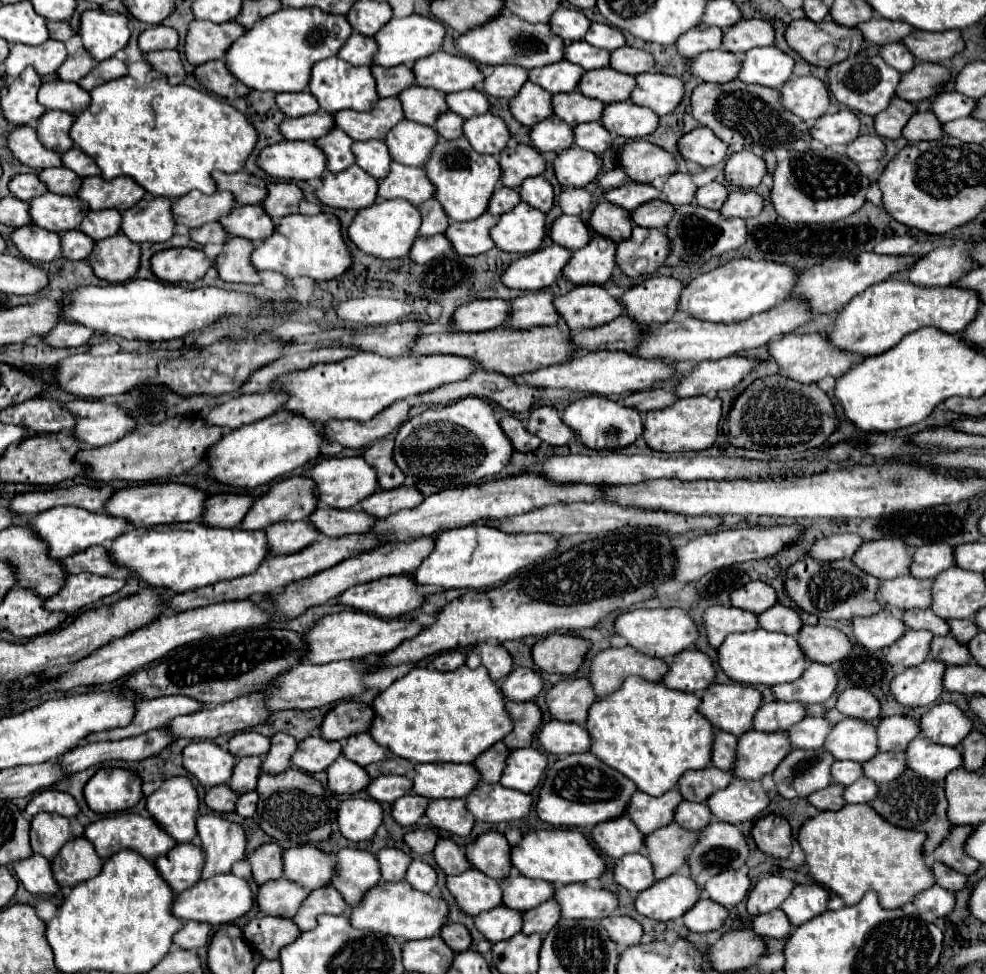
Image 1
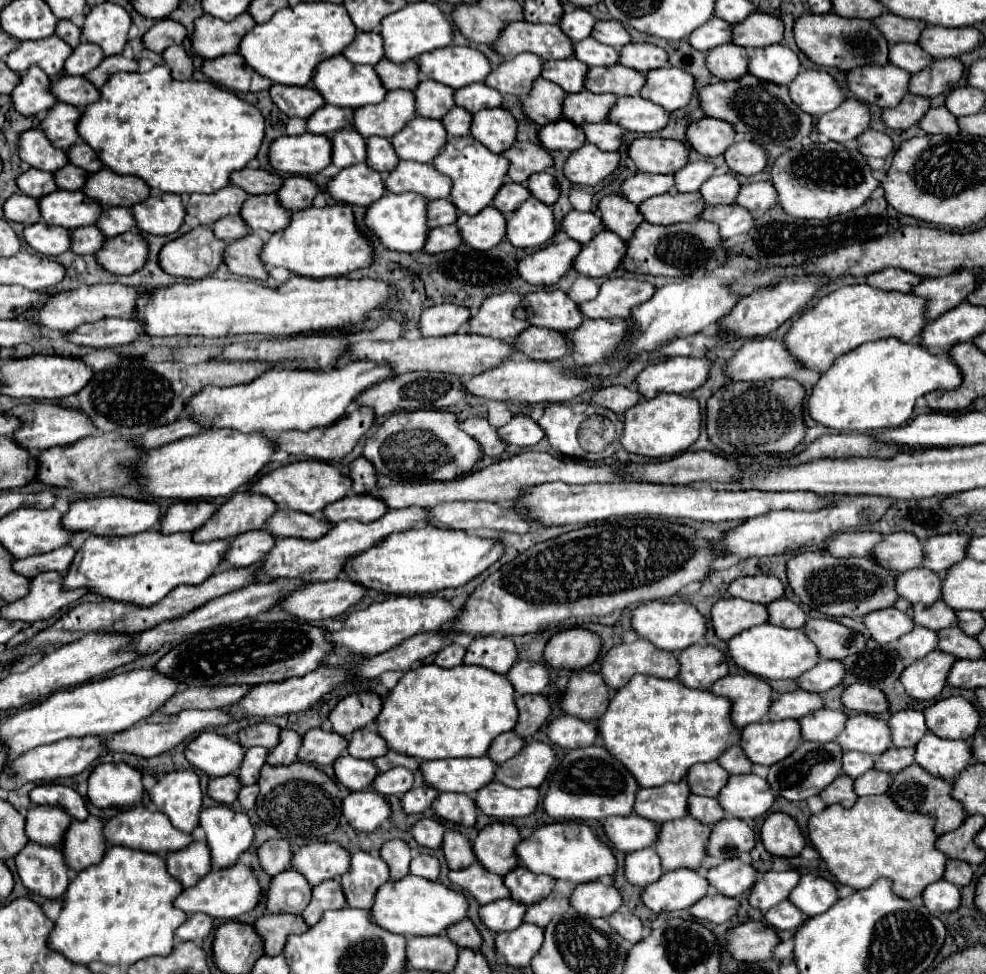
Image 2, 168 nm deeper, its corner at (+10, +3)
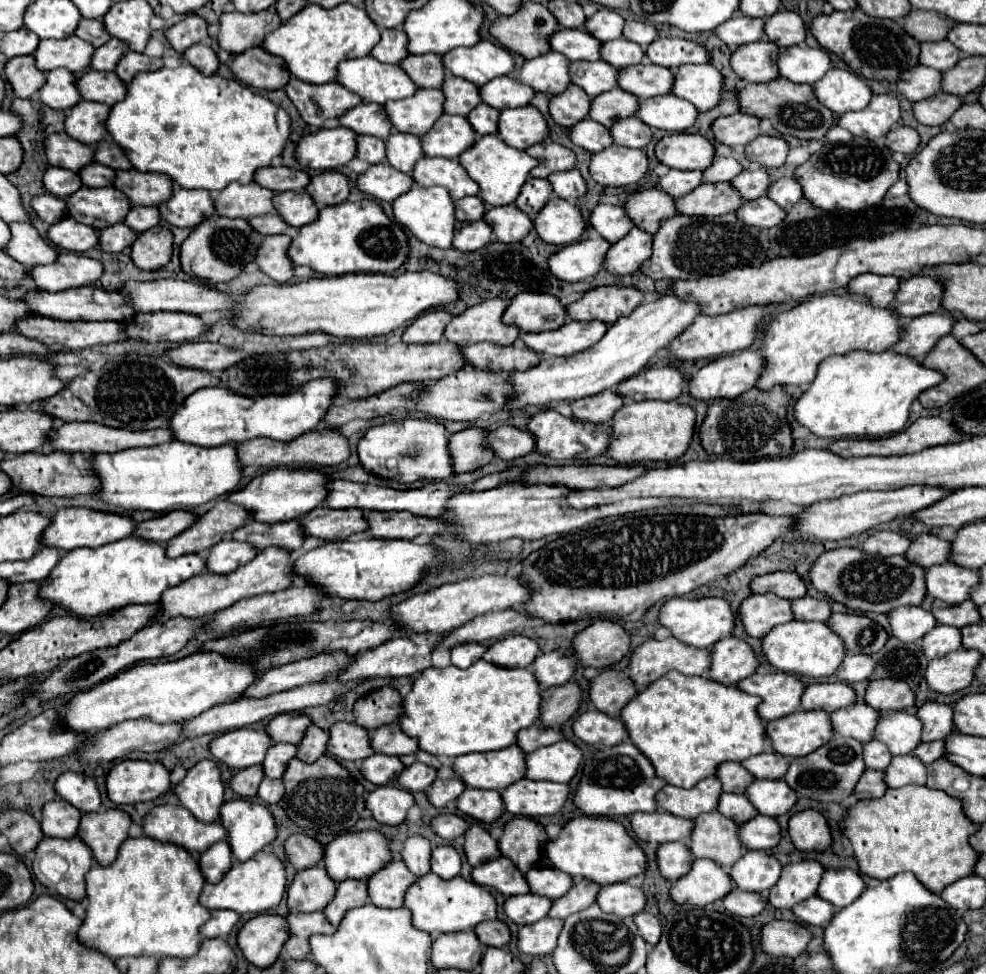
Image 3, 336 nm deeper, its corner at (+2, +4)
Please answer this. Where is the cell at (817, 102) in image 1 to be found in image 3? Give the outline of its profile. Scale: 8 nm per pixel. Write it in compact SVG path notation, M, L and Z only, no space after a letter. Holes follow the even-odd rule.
M830 70L818 84L812 86L818 100L834 114L862 110L872 100L872 90L866 80L850 70Z

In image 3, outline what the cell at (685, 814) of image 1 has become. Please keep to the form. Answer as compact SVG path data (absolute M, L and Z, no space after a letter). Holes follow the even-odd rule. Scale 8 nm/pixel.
M722 794L718 810L726 818L736 820L738 824L748 822L758 814L758 810L752 806L752 802L746 798L746 794Z

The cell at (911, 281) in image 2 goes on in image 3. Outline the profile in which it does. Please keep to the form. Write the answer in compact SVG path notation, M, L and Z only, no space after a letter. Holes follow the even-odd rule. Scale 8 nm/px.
M862 274L850 280L846 292L852 296L866 296L872 306L886 308L894 300L894 292L898 290L900 280L896 276L878 276L878 274Z

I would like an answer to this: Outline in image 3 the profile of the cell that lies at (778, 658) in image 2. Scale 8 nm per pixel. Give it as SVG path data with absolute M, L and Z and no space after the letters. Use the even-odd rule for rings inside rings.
M792 620L778 628L772 628L766 638L762 638L762 650L770 664L782 672L800 674L800 676L832 676L836 668L842 664L846 646L842 638L832 632L824 622L804 622Z

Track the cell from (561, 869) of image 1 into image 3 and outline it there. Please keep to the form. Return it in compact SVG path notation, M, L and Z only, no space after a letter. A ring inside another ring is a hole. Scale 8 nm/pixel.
M578 816L570 820L562 828L560 836L546 844L546 858L552 862L554 868L560 868L570 876L582 876L594 880L600 886L626 882L632 876L644 874L648 868L646 854L642 852L638 842L628 834L622 822L594 816Z

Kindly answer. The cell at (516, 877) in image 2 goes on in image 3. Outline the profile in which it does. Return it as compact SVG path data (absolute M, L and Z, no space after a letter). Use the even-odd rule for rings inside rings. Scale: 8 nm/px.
M532 868L526 874L526 880L532 892L538 892L550 900L564 896L574 886L574 878L558 868Z

